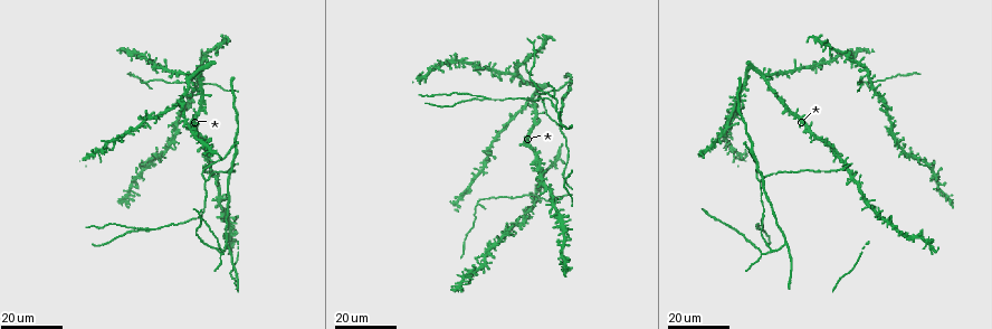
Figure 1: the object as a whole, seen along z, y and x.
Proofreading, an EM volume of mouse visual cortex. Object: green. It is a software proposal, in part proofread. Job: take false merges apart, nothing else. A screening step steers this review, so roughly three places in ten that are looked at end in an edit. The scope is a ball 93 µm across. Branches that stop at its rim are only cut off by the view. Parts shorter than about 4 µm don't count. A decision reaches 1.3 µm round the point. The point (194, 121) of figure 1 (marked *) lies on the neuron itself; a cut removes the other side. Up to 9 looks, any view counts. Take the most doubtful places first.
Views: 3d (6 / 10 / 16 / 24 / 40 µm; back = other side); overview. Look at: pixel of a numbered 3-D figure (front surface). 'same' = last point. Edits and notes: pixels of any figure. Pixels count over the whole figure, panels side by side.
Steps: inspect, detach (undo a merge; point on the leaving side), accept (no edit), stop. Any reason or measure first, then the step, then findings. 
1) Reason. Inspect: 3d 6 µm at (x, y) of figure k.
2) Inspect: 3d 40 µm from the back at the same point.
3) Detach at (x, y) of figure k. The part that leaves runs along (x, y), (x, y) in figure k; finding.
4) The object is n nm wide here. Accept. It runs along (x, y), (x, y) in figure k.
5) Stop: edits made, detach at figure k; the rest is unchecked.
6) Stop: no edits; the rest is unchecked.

Three-way junction. Inspect: 3d 24 µm at (484, 95) of figure 1.

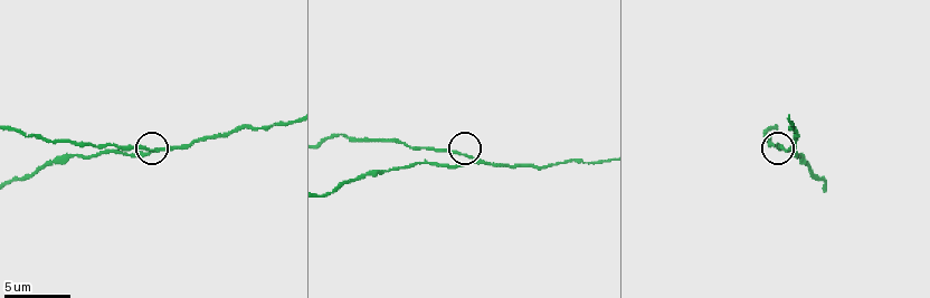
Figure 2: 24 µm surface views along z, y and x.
Inspect: 3d 10 µm at (155, 151) of figure 2.

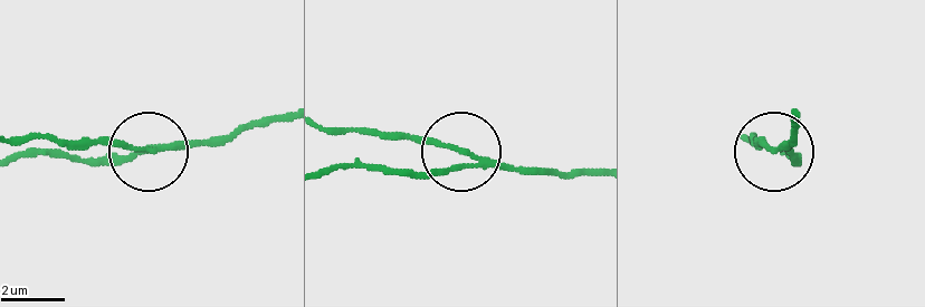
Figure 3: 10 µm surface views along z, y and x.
The object is 150 nm wide here. Detach at (444, 145) of figure 3. The part that leaves runs along (487, 163), (418, 140), (330, 132) in figure 3; a second neuron is stuck on.

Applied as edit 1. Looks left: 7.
Branch point. Inspect: 3d 16 µm at (145, 81) of figure 1.

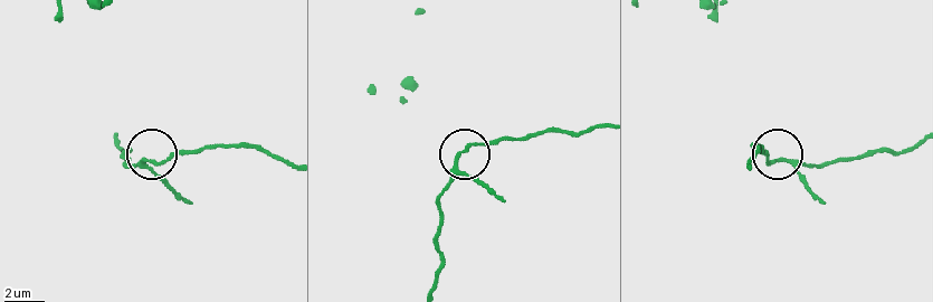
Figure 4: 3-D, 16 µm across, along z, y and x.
Closer look. Inspect: 3d 10 µm at (144, 161) of figure 4.

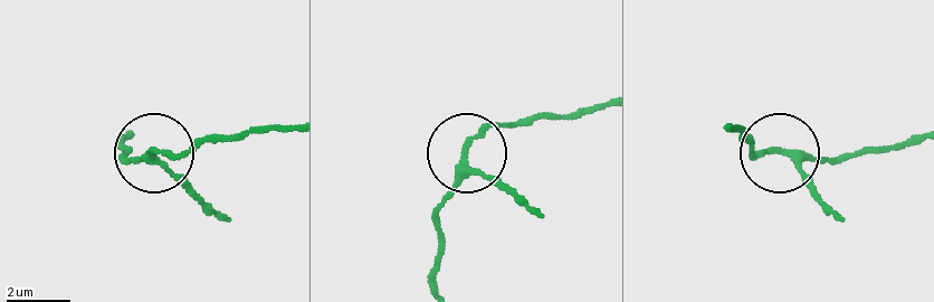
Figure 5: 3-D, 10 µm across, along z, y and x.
The object is 170 nm wide here. Accept. Continuous, no second neuron.

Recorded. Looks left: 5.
Arms part here. Inspect: 3d 24 µm at (206, 84) of figure 1.

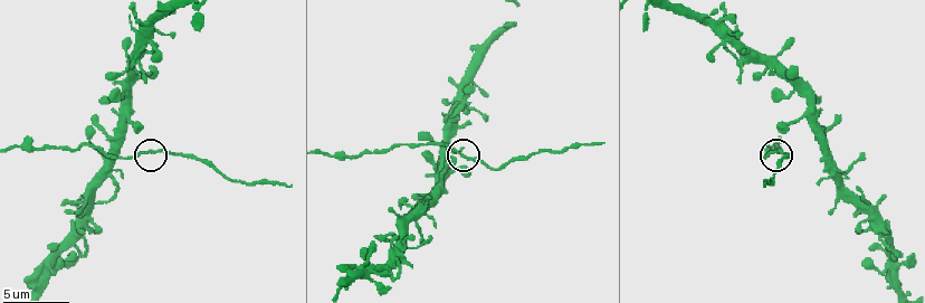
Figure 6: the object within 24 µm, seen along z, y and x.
Inspect: 3d 10 µm at (457, 151) of figure 6.

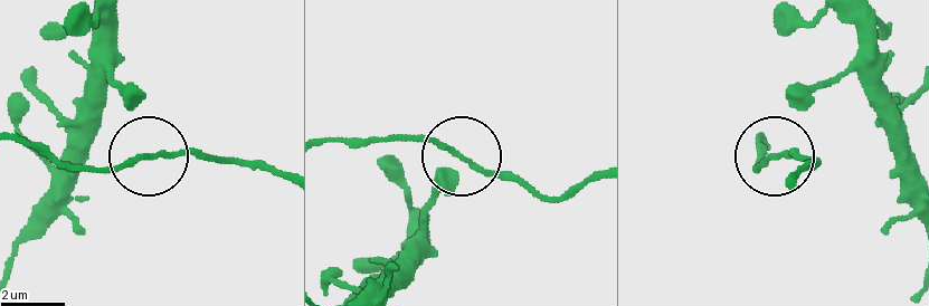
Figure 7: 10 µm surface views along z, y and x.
3 arms meet here. Accept. It runs along (323, 137), (427, 137), (553, 199) in figure 7; all the same neuron.

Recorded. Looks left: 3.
A fork. Inspect: 3d 24 µm at (761, 252) of figure 1.

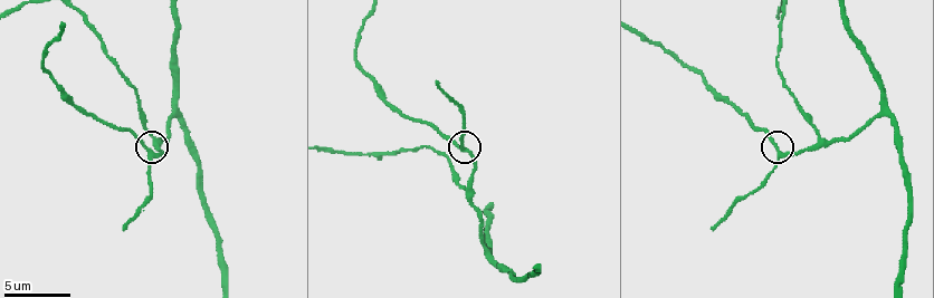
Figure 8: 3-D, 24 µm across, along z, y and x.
Inspect: 3d 6 µm at (461, 151) of figure 8.

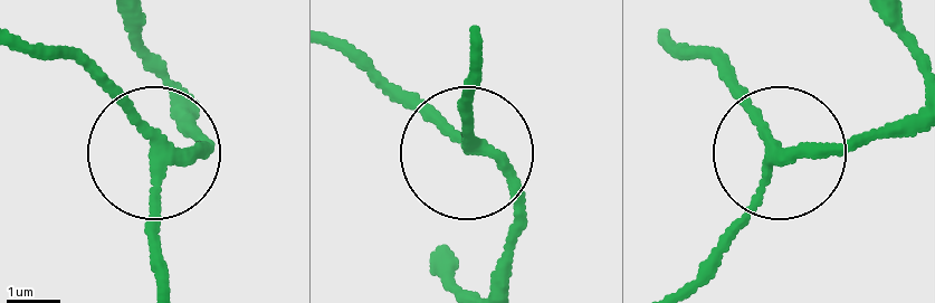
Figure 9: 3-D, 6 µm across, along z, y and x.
The side arm is 9 µm long; 3 arms meet here. Accept. Continuous, no second neuron.

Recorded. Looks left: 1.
Stop: edits made, detach at figure 3; the rest is unchecked.

